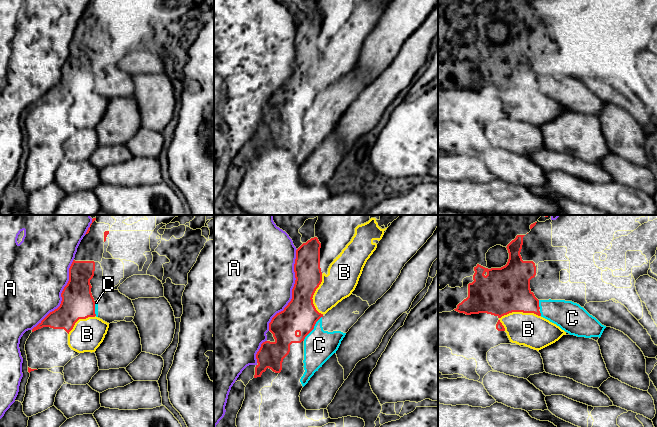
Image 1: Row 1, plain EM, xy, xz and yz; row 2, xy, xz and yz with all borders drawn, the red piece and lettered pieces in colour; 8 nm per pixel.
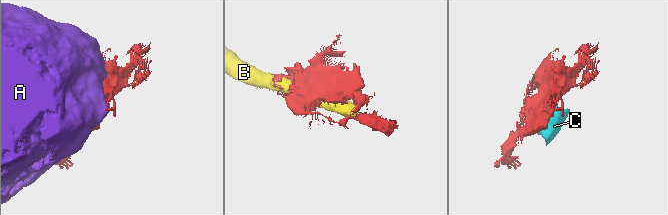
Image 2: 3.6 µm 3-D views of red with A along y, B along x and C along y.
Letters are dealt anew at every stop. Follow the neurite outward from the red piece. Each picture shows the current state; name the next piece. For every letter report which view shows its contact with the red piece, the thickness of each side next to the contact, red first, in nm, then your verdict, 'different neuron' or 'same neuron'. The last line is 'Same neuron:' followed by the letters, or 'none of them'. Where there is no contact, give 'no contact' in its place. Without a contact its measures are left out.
A: meets red in xz; 280 nm thick on the red side, 480 nm on the other; different neuron
B: meets red in yz; 380 nm thick on the red side, 260 nm on the other; same neuron
C: meets red in xz; 280 nm thick on the red side, 260 nm on the other; different neuron
Same neuron: B

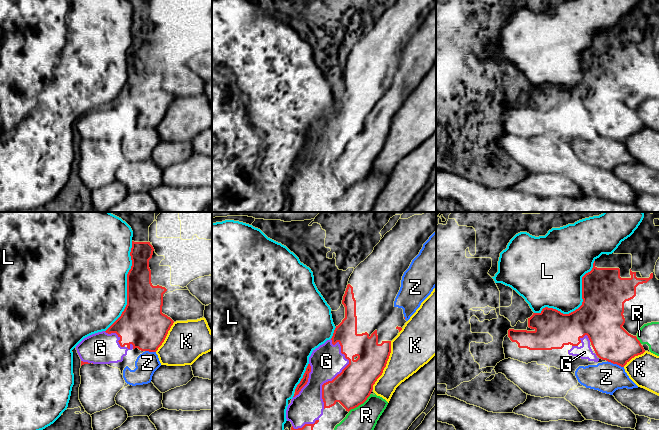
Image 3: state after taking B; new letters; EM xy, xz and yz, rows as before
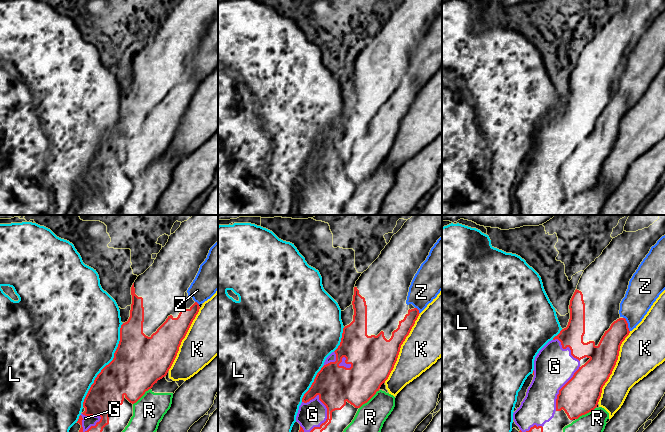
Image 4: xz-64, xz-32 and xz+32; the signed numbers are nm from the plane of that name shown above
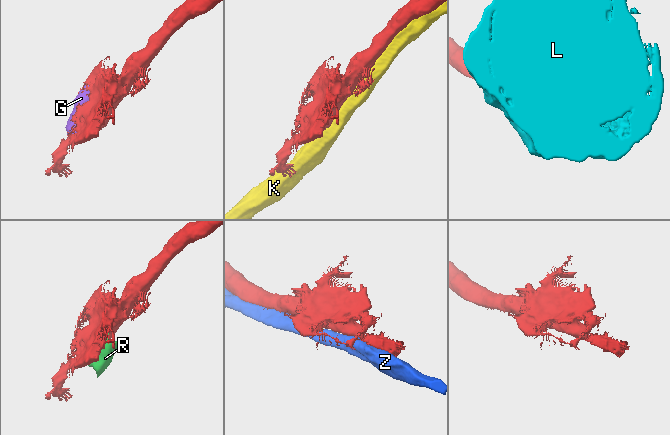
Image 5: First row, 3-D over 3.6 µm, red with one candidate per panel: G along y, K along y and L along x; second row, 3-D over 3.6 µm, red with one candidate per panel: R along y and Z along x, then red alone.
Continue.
G: meets red in xz; 300 nm thick on the red side, 260 nm on the other; different neuron
K: meets red in xz; 280 nm thick on the red side, 320 nm on the other; different neuron
L: meets red in yz; 360 nm thick on the red side, 380 nm on the other; different neuron
R: meets red in xz; 300 nm thick on the red side, 200 nm on the other; different neuron
Z: meets red in yz; 300 nm thick on the red side, 260 nm on the other; different neuron
Same neuron: none of them

